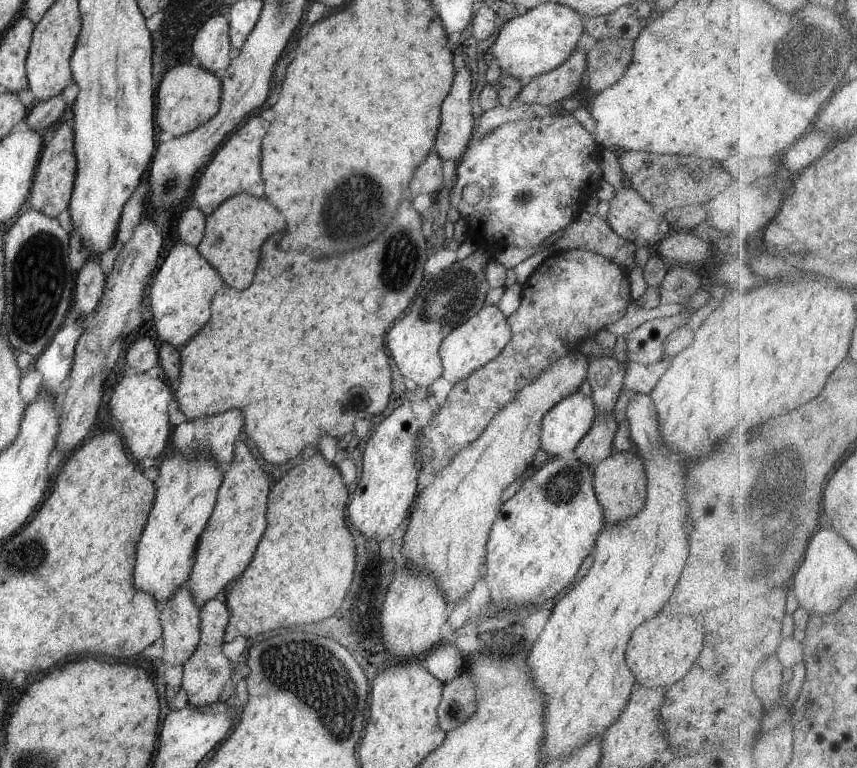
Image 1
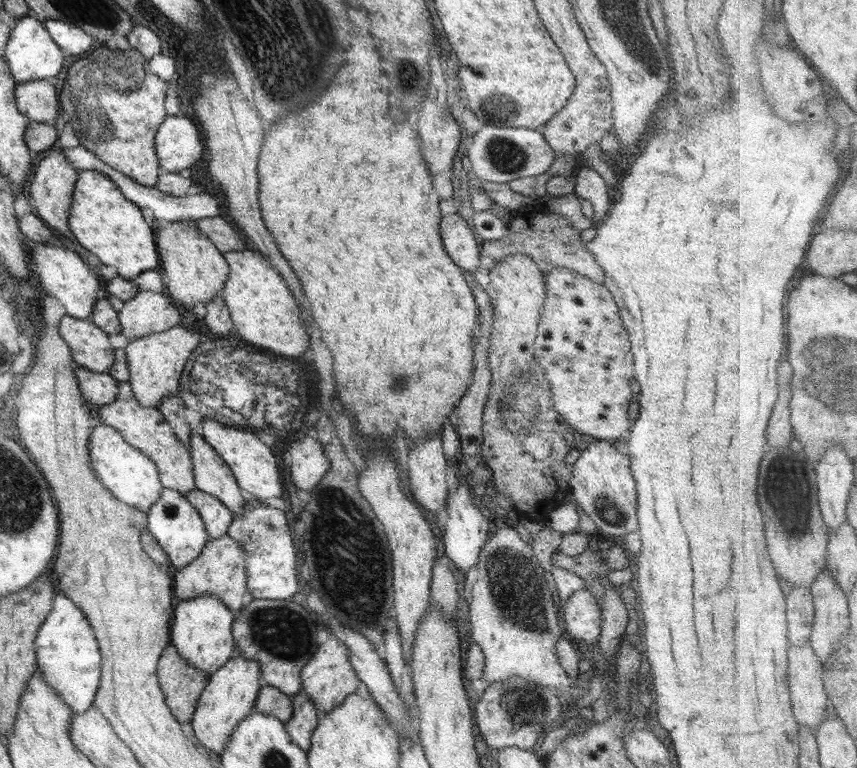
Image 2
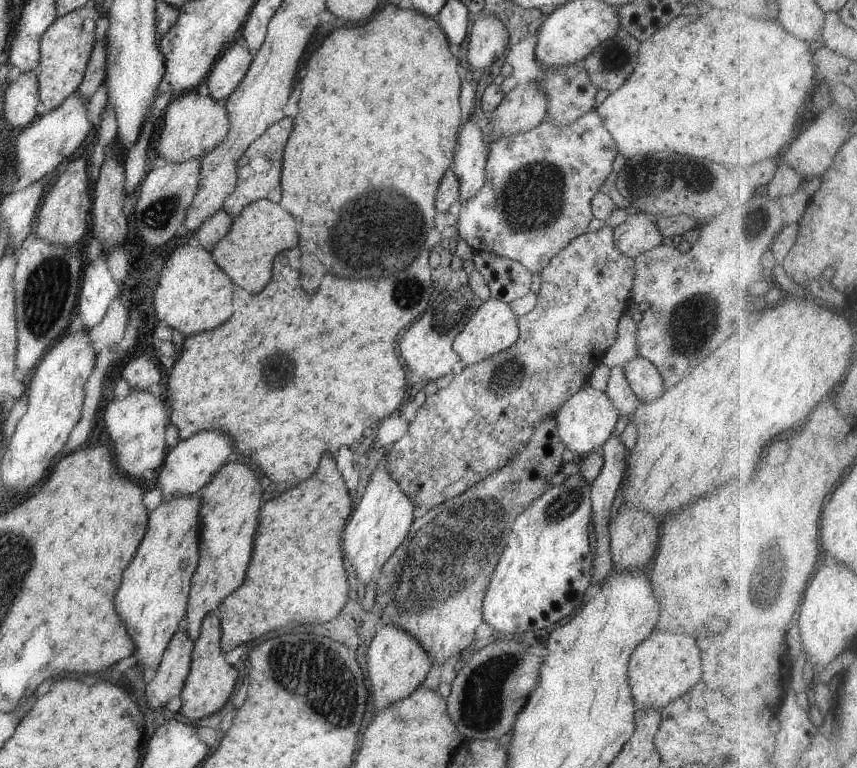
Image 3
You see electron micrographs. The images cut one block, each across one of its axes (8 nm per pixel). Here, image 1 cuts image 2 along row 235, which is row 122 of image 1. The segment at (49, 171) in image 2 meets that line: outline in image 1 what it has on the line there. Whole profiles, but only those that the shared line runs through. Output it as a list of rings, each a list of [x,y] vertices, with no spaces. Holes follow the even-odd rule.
[[[66,120],[56,126],[50,140],[44,142],[35,169],[28,204],[33,210],[56,218],[60,212],[68,209],[68,202],[74,187],[76,160],[74,160],[72,120]]]

